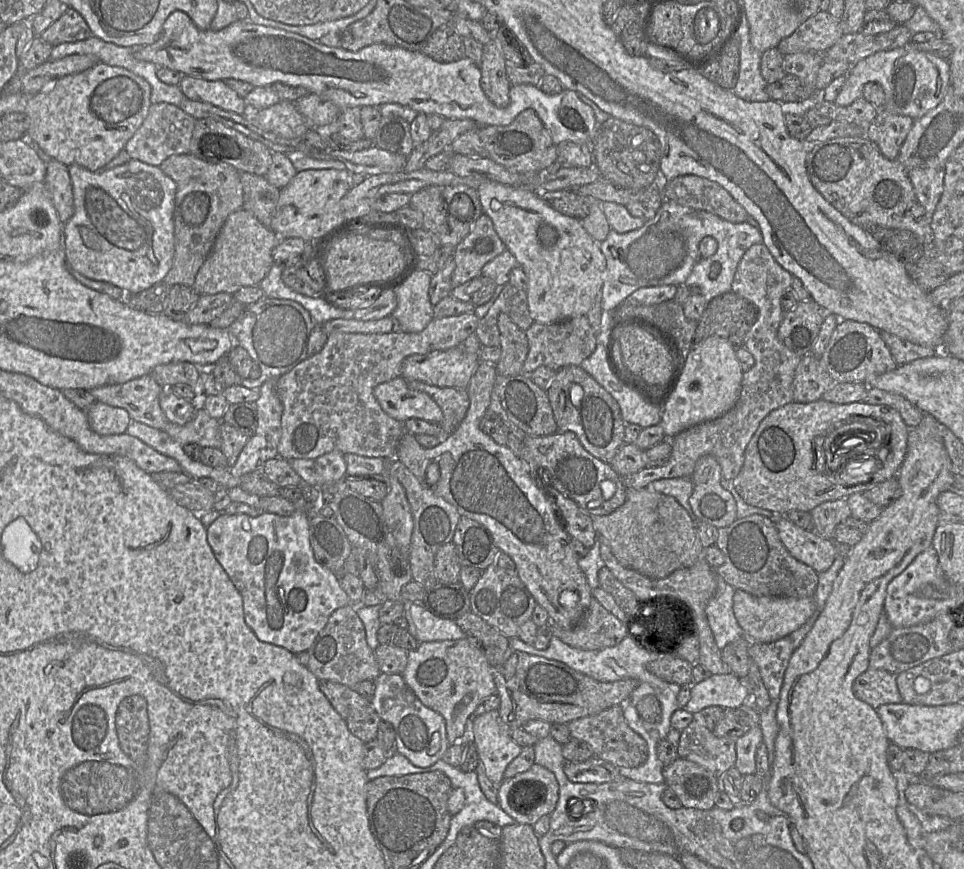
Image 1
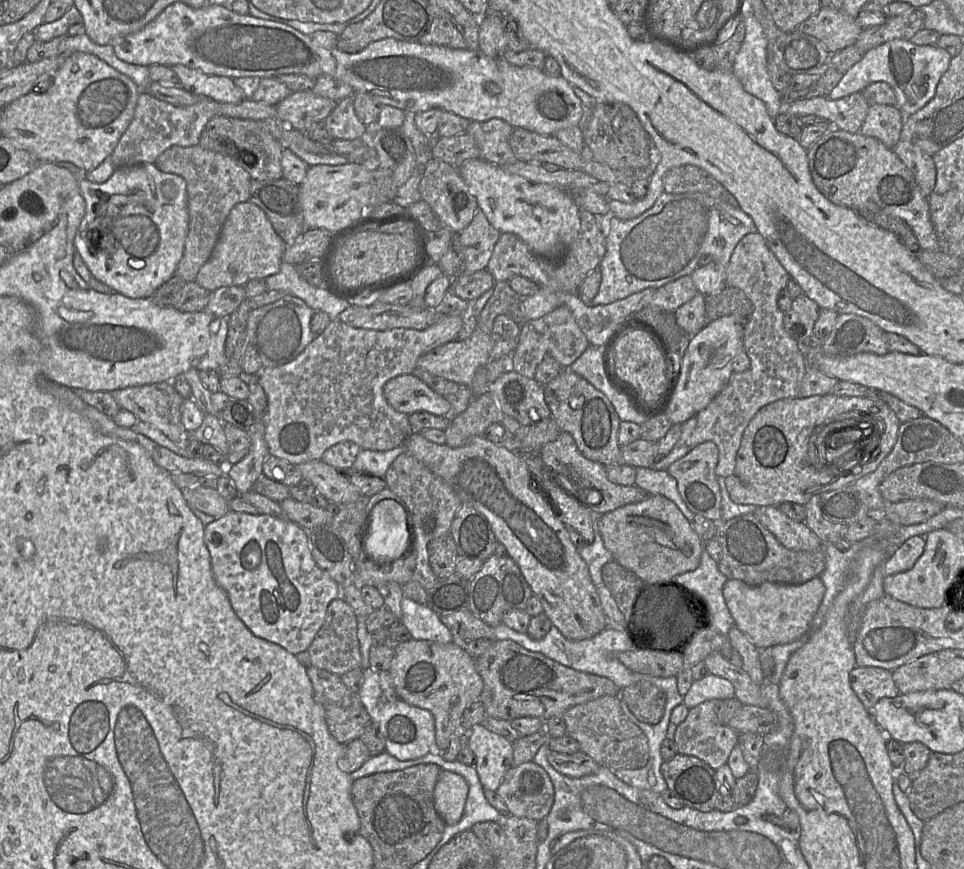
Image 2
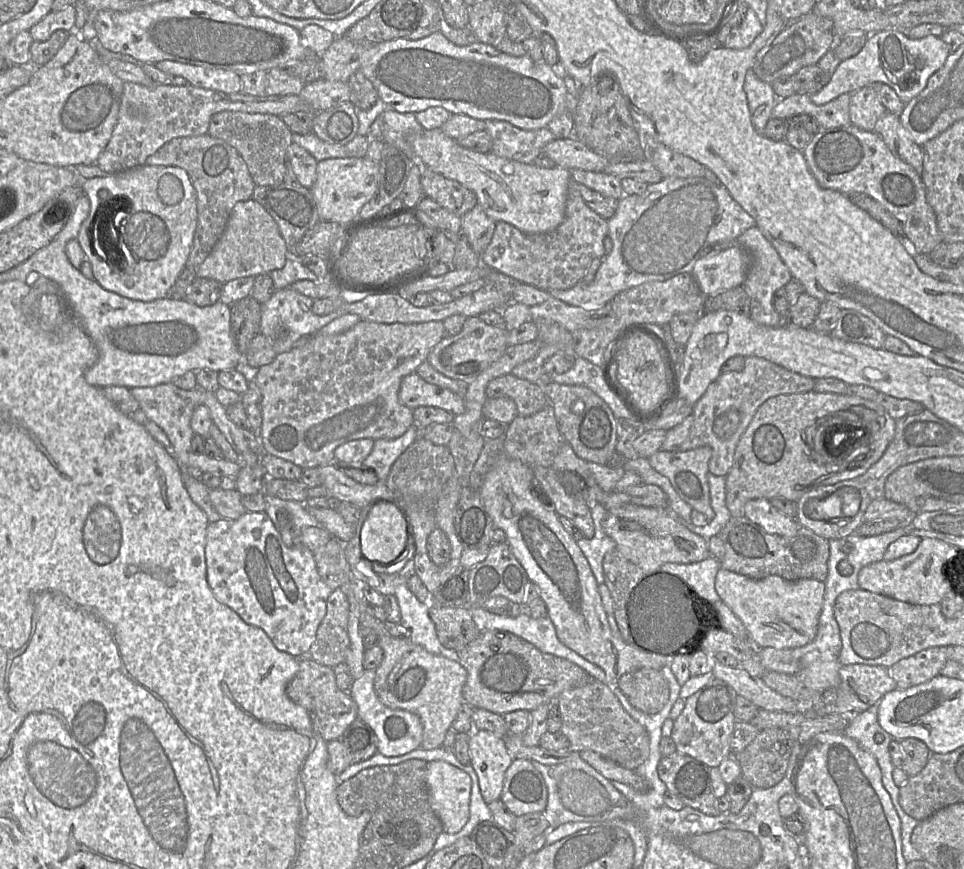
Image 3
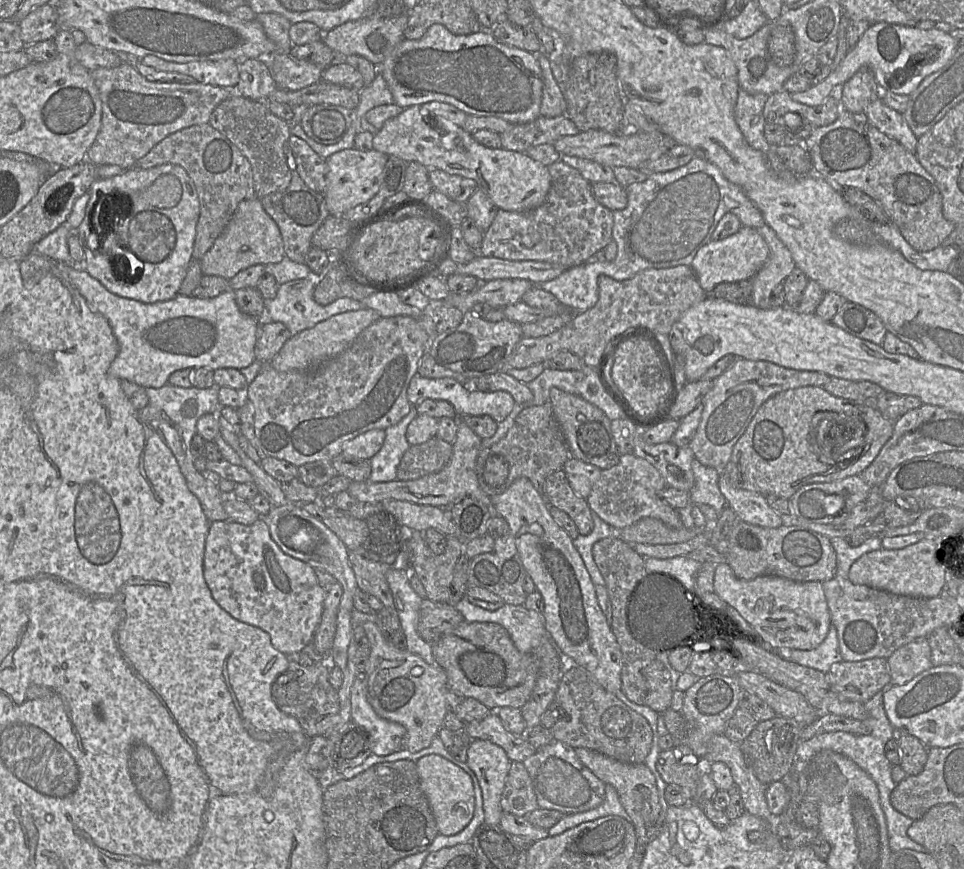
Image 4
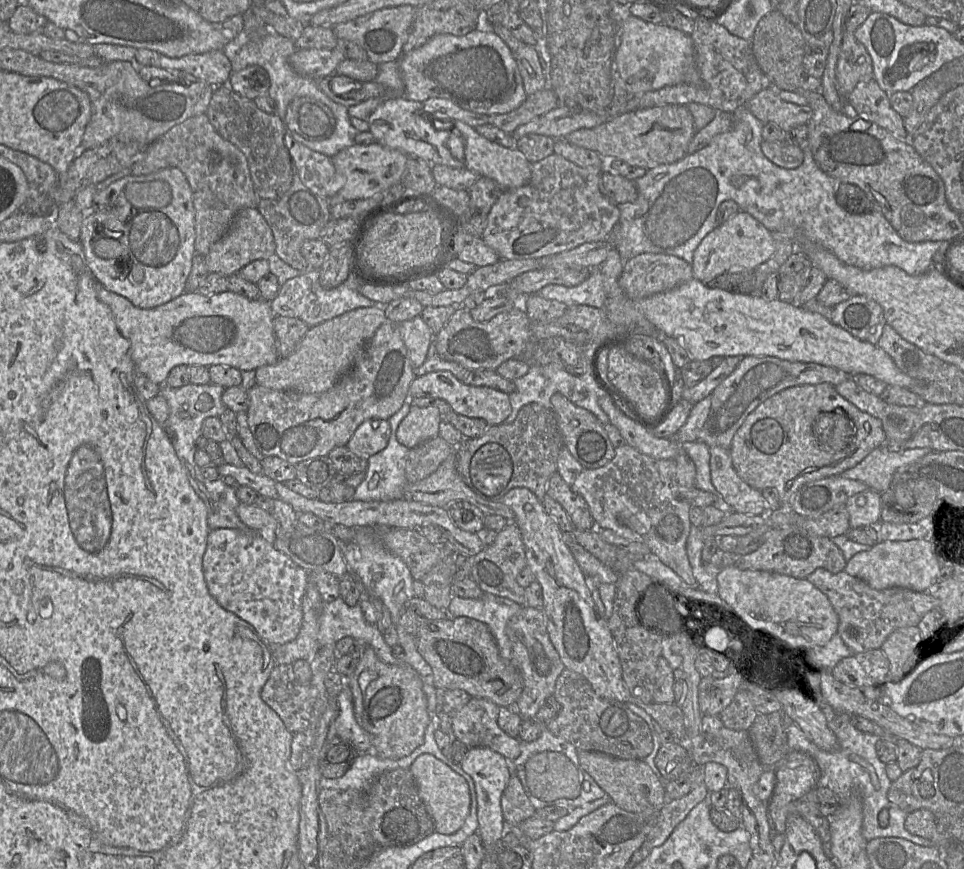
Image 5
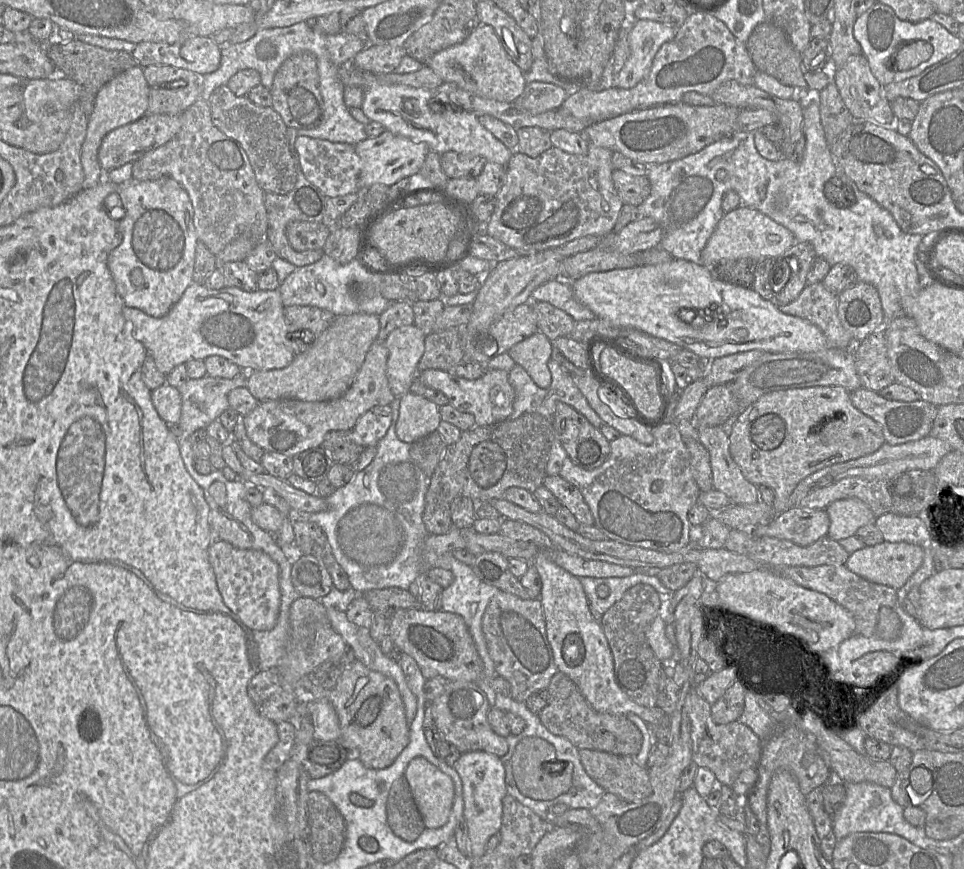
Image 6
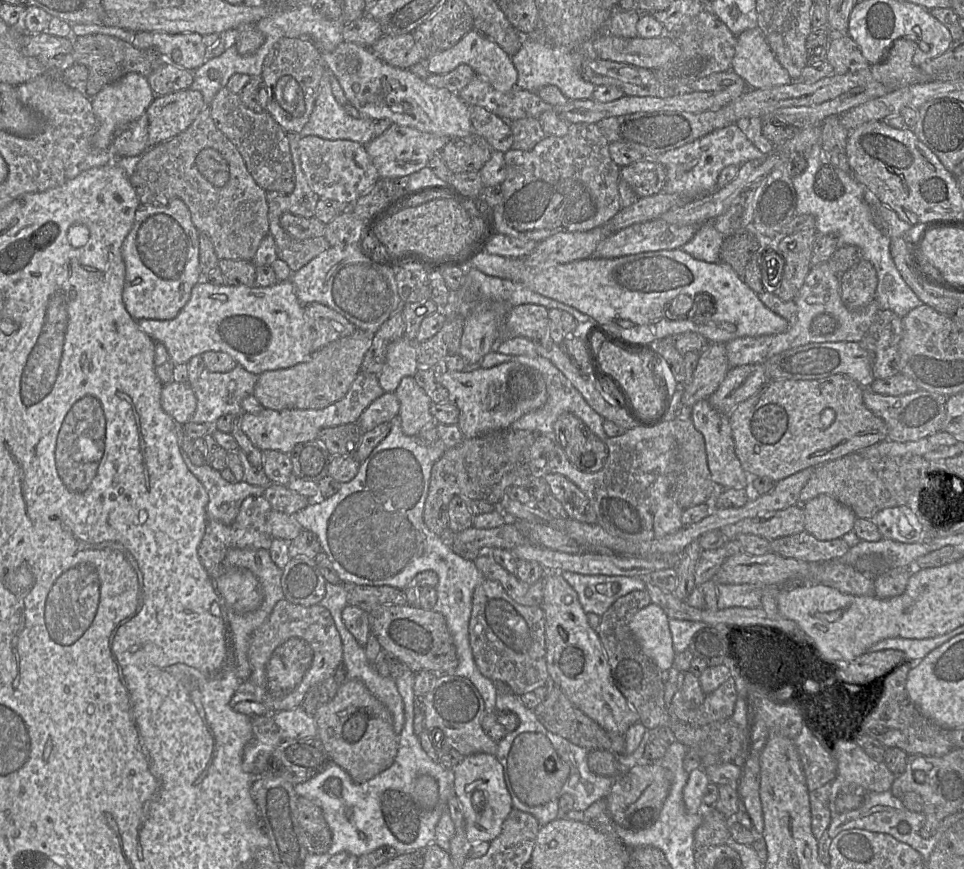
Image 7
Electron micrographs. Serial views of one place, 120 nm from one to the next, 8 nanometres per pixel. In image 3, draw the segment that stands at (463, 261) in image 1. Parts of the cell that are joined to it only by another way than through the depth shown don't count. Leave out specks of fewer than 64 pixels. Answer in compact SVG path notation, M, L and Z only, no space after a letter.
M477 204L462 216L461 233L466 236L471 248L481 257L489 245L496 222Z

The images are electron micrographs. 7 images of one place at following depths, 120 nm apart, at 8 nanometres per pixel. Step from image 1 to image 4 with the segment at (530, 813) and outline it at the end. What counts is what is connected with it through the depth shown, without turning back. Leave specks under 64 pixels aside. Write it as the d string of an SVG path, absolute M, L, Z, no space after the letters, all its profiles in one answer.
M511 762L500 805L503 812L516 816L524 816L539 808L531 778L523 762Z

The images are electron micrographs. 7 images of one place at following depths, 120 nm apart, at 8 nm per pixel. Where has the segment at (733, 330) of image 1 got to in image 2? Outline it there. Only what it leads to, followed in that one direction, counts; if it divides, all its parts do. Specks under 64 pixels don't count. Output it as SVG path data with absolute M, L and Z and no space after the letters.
M725 286L717 294L705 295L706 324L723 316L732 316L744 328L752 312L752 302L739 288Z

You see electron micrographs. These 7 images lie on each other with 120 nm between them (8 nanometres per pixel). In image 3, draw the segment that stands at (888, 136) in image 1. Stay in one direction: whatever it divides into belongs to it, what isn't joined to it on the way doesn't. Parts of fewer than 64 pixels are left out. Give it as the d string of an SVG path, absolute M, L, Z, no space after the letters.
M871 85L851 94L851 124L865 131L874 131L877 121L887 112Z

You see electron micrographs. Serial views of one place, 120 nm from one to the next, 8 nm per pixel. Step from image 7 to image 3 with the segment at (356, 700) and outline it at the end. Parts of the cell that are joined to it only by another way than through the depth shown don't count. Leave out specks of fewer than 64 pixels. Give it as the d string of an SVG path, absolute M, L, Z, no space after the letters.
M367 600L359 603L359 620L361 625L375 632L377 644L384 652L382 663L375 670L374 687L378 698L389 708L406 710L419 716L423 725L421 749L440 748L465 702L462 690L467 679L466 669L458 661L432 654L410 639L391 636L383 622L371 614Z

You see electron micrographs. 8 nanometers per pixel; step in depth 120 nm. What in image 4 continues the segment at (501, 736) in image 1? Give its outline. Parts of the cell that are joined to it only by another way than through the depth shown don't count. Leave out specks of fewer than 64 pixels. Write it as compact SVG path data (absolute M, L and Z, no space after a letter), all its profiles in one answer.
M482 739L471 741L466 764L478 779L483 800L484 822L499 825L500 800L511 765L506 752L496 744Z

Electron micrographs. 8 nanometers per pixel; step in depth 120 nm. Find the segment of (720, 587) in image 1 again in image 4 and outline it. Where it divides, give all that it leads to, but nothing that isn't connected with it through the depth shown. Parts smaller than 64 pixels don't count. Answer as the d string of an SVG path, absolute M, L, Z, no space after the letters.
M676 556L667 559L645 558L644 566L647 571L664 573L675 579L686 592L695 593L696 578L702 567L691 557Z

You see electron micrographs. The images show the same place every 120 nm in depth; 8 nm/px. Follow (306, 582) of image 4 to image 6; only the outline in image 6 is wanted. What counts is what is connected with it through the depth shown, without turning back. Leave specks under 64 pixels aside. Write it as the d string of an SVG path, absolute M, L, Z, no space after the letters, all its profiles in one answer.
M214 539L209 547L209 561L225 605L250 629L273 629L281 605L279 565L262 551L235 548L219 539Z

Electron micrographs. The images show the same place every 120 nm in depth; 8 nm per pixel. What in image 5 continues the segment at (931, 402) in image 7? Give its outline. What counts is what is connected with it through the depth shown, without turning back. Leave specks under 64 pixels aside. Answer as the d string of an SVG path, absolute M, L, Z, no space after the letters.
M853 377L836 385L835 388L857 408L882 422L887 442L903 442L913 436L920 427L920 405L889 404L881 397L862 389Z

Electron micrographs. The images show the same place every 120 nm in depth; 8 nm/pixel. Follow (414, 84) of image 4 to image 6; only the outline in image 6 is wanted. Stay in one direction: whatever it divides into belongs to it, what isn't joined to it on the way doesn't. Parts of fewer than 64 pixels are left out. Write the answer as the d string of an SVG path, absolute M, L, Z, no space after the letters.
M482 23L462 43L435 53L426 66L446 83L455 83L472 94L501 102L513 103L527 84L524 73L510 59L493 28Z

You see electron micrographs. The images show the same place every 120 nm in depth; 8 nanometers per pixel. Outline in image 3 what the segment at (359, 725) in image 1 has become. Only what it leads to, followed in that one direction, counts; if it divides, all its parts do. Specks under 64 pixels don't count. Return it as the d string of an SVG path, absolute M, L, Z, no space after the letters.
M313 659L299 661L298 672L288 683L286 694L295 704L306 709L314 731L326 742L338 740L348 726L358 718L357 704L350 693L337 687L334 669Z

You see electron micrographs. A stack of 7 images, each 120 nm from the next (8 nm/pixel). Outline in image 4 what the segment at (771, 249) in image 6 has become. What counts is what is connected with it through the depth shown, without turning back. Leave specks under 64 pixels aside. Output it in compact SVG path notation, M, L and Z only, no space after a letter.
M742 226L735 234L722 240L710 241L699 249L691 268L702 287L708 293L722 282L738 282L754 276L767 263L769 248L757 229Z

